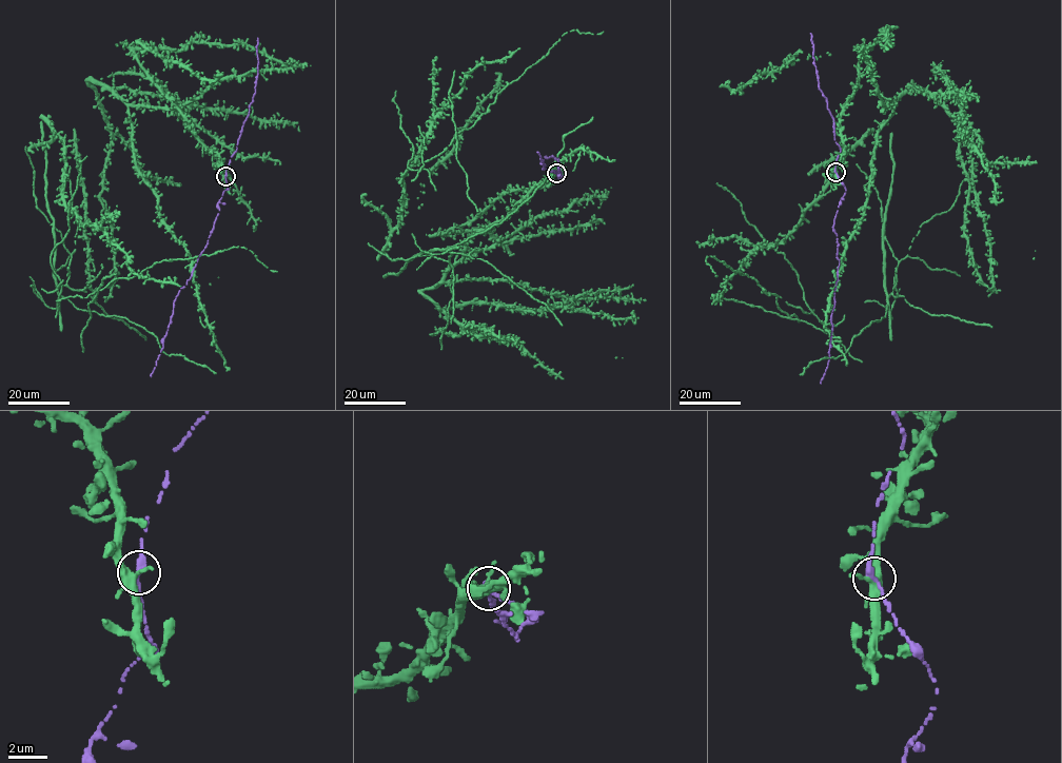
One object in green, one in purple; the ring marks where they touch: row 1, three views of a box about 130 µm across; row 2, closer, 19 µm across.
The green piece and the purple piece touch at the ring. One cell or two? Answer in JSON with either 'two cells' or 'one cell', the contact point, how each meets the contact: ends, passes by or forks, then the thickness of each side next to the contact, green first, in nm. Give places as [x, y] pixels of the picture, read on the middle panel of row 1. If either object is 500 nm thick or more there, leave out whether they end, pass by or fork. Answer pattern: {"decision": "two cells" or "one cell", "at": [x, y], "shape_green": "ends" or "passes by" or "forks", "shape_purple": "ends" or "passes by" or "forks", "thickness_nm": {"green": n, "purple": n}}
{"decision": "one cell", "at": [556, 173], "shape_green": "forks", "shape_purple": "passes by", "thickness_nm": {"green": 360, "purple": 280}}

